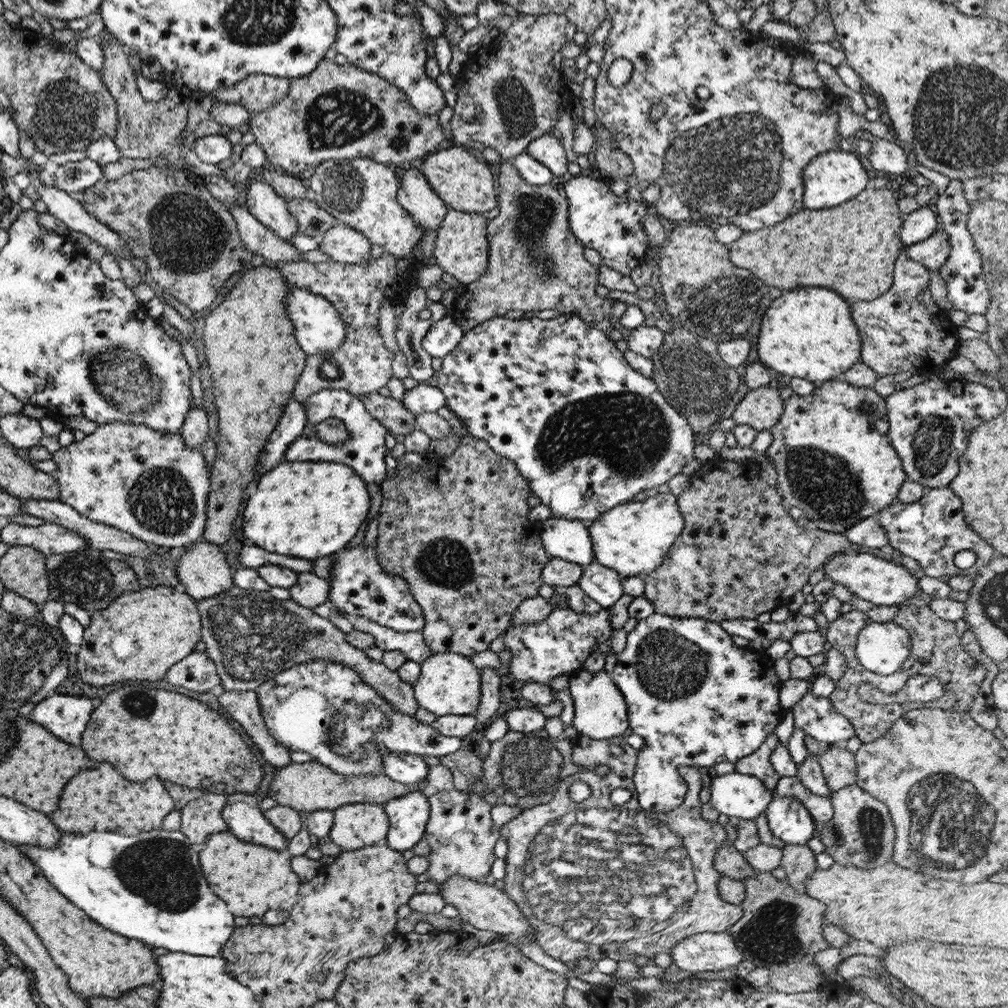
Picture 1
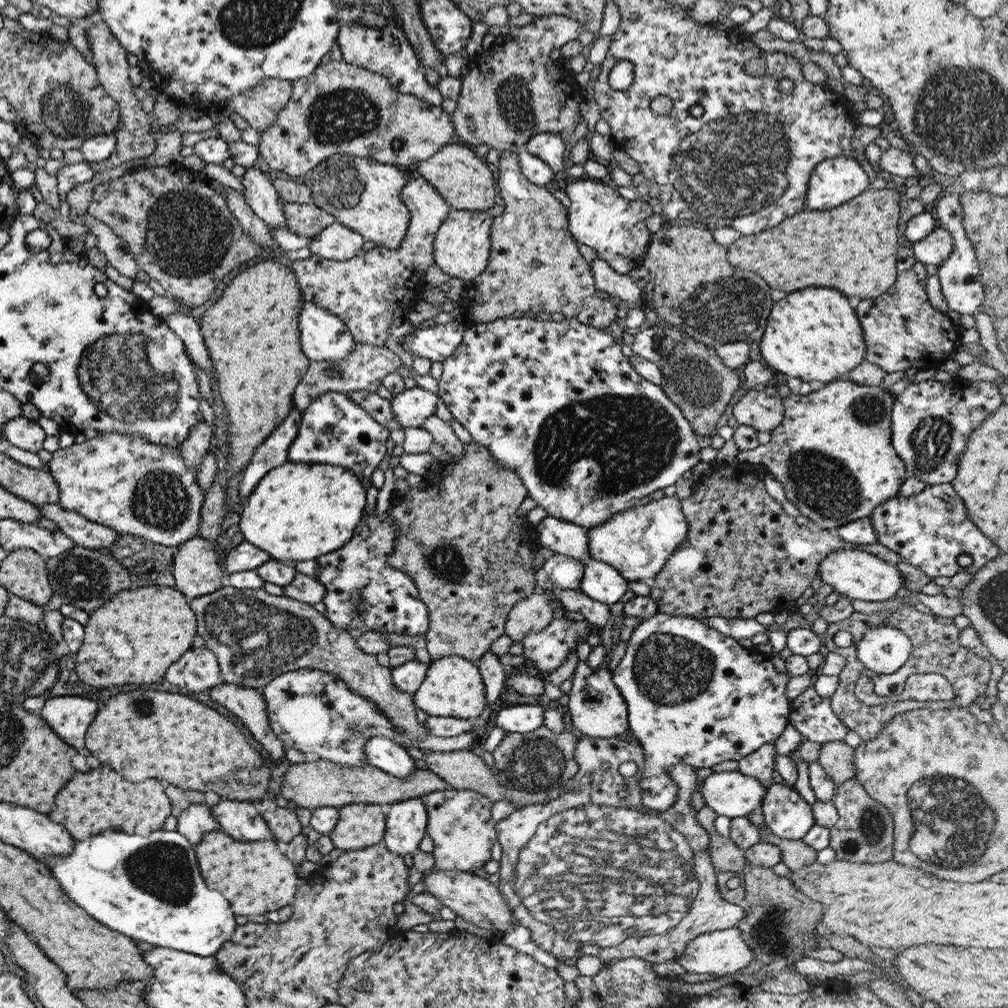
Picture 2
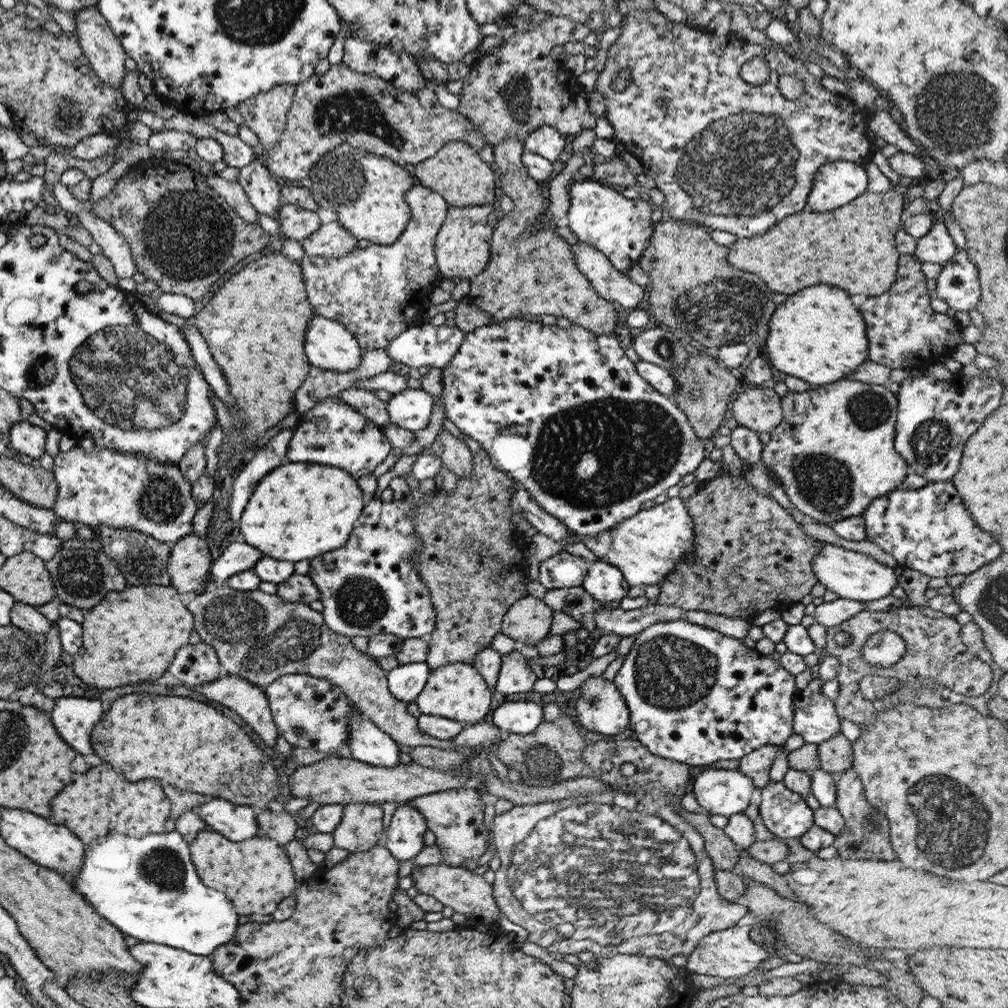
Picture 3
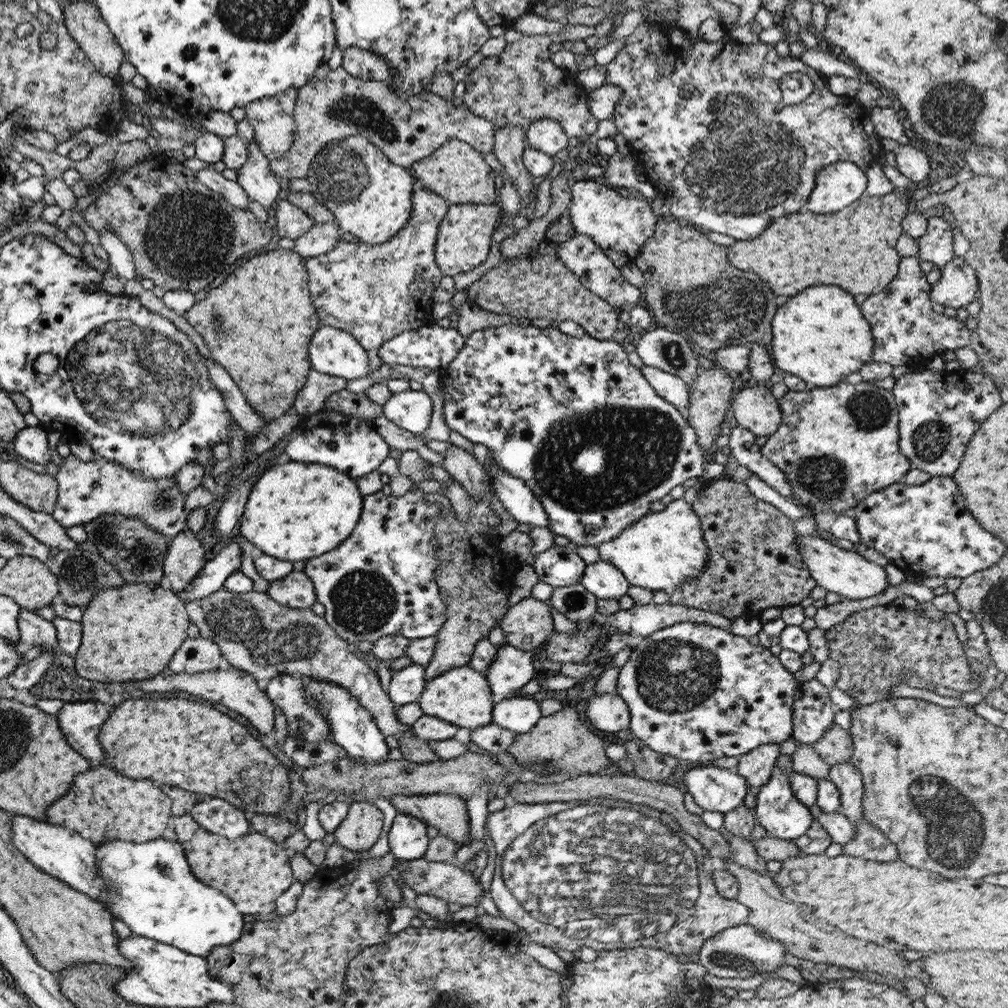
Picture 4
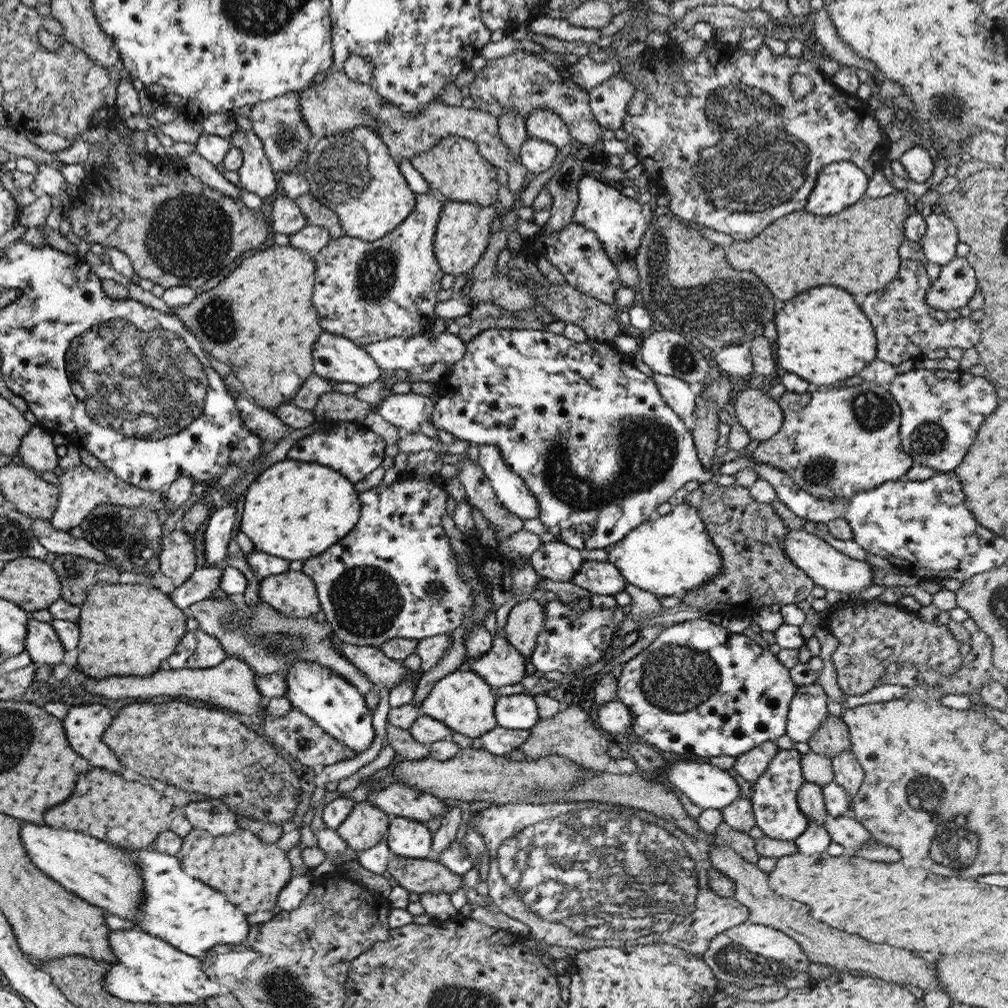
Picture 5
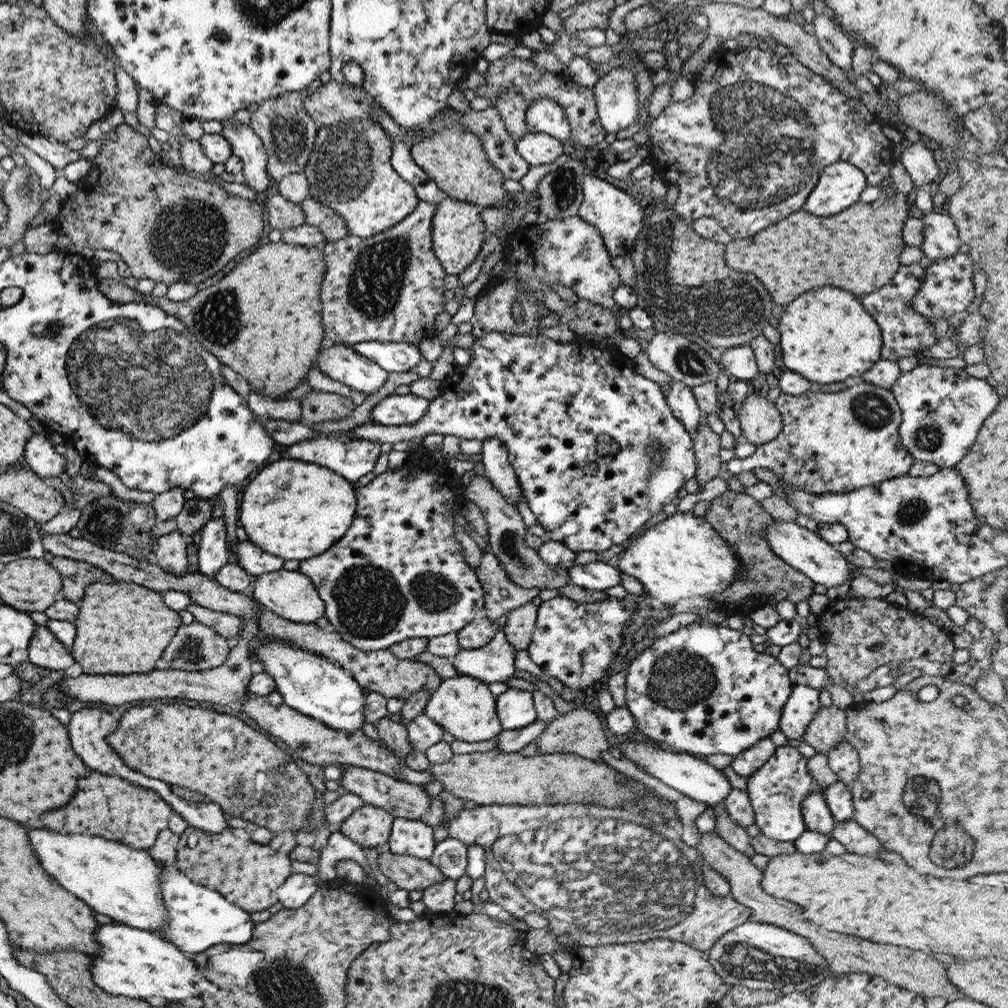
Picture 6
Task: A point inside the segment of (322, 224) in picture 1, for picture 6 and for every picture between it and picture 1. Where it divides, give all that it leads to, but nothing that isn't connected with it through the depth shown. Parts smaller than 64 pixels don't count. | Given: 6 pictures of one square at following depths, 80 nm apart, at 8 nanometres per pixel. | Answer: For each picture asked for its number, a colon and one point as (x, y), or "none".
2: (307, 220)
3: (295, 222)
4: (291, 222)
5: (286, 218)
6: (281, 214)

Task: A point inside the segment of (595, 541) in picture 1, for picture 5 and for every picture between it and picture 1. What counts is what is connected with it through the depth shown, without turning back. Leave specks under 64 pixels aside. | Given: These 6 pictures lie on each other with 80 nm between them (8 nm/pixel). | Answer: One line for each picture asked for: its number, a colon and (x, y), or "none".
2: (636, 542)
3: (645, 547)
4: (662, 549)
5: (673, 554)

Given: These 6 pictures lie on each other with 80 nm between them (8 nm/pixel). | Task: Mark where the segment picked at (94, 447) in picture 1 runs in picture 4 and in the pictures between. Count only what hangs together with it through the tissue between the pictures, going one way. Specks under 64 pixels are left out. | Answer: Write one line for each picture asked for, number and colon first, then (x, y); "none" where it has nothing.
2: (124, 482)
3: (103, 487)
4: (85, 490)

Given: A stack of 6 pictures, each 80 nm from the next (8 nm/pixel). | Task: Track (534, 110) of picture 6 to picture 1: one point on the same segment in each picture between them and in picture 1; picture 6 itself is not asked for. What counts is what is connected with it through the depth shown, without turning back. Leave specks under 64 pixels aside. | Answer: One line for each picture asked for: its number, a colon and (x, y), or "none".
1: (546, 149)
2: (549, 147)
3: (545, 141)
4: (546, 135)
5: (543, 124)

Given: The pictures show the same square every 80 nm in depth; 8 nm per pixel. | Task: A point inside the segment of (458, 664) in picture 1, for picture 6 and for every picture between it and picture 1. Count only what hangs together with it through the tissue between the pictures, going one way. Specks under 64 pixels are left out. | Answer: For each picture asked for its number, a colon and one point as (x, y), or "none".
2: (451, 686)
3: (456, 691)
4: (460, 696)
5: (462, 701)
6: (462, 706)

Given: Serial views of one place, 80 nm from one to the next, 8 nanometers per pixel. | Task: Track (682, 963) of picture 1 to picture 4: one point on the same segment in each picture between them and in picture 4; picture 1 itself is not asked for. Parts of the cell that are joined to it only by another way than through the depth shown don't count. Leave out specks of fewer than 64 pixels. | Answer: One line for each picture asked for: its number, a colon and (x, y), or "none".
2: (721, 952)
3: (729, 953)
4: (738, 952)

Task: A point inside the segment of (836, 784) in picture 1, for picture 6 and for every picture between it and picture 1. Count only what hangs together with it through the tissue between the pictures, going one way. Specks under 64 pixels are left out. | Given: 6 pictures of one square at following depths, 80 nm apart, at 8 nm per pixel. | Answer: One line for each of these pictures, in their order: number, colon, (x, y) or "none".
2: (836, 758)
3: (835, 754)
4: (835, 746)
5: (831, 736)
6: (826, 728)

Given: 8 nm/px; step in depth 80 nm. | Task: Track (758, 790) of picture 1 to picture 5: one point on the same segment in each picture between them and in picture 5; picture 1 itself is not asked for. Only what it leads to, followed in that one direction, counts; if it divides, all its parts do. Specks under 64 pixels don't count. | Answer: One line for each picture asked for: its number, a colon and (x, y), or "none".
2: (732, 794)
3: (718, 791)
4: (713, 789)
5: (709, 787)

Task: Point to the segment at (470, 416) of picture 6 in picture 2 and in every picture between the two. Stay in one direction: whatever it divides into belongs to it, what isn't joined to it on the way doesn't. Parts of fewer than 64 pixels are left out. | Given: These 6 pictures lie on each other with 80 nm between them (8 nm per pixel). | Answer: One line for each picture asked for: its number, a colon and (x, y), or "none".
2: (557, 403)
3: (562, 411)
4: (540, 401)
5: (589, 435)

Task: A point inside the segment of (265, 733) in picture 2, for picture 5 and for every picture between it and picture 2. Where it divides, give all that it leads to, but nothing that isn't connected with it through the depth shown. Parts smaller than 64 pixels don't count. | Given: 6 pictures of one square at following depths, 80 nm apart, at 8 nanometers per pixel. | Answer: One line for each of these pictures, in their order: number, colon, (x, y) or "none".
3: (248, 701)
4: (235, 689)
5: (230, 686)

